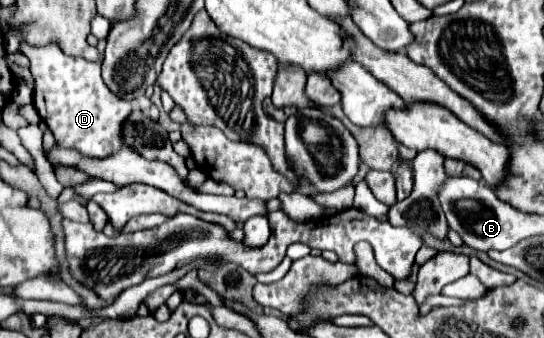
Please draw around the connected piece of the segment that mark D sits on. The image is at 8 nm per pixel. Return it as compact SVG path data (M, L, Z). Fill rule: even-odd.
M56 44L44 48L22 46L30 60L30 72L36 80L34 106L62 148L76 148L84 156L106 158L122 146L122 124L132 104L116 98L100 76L100 62L66 56Z

